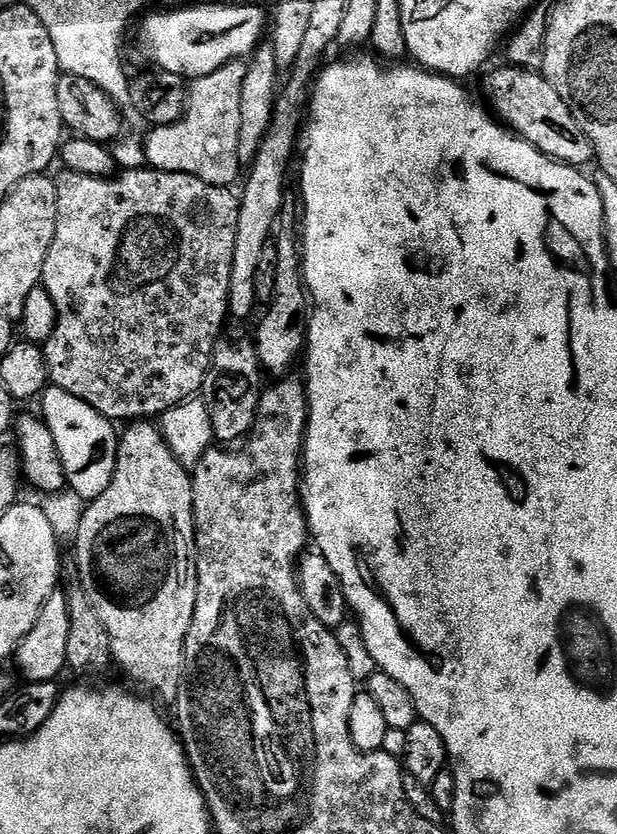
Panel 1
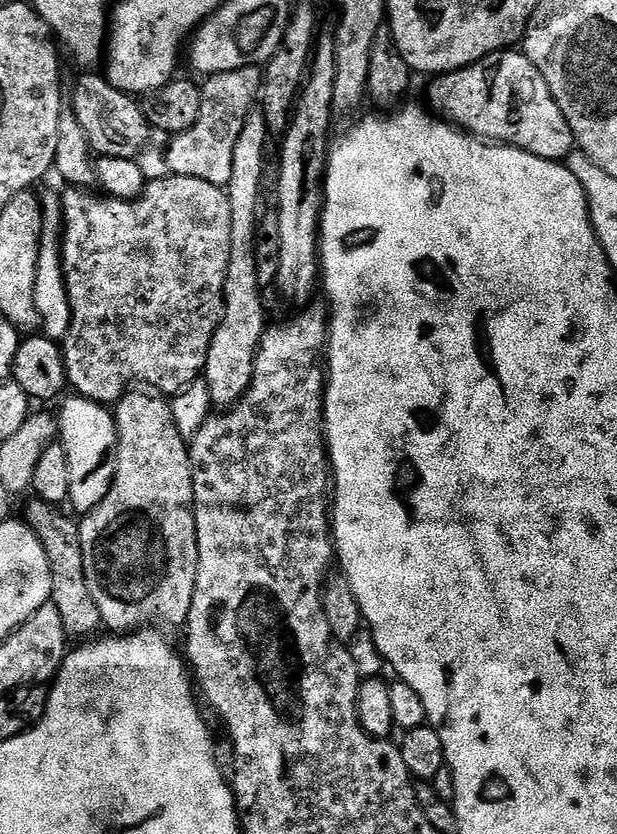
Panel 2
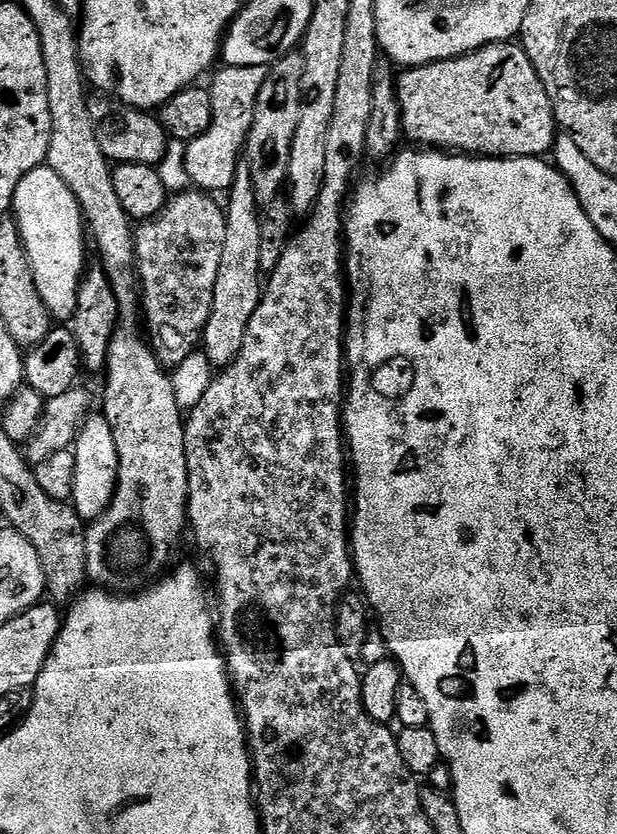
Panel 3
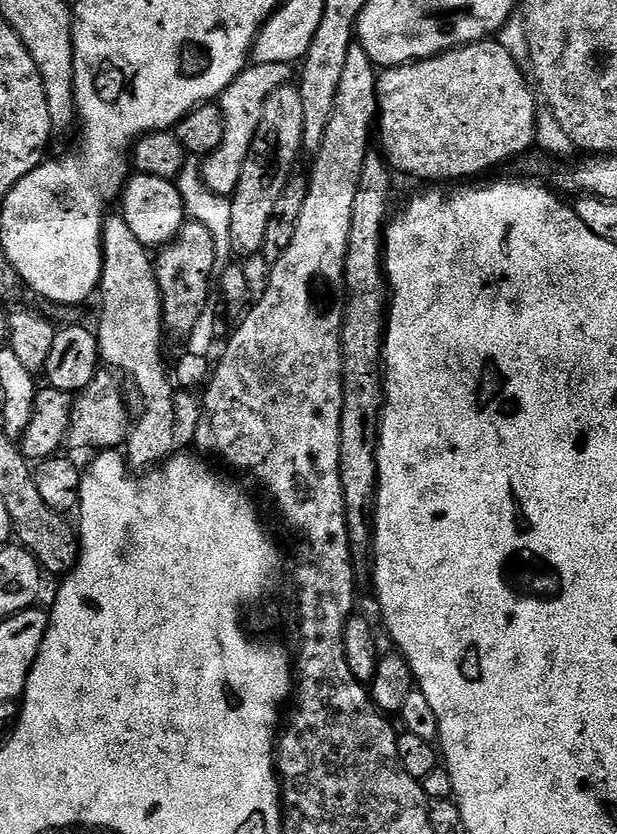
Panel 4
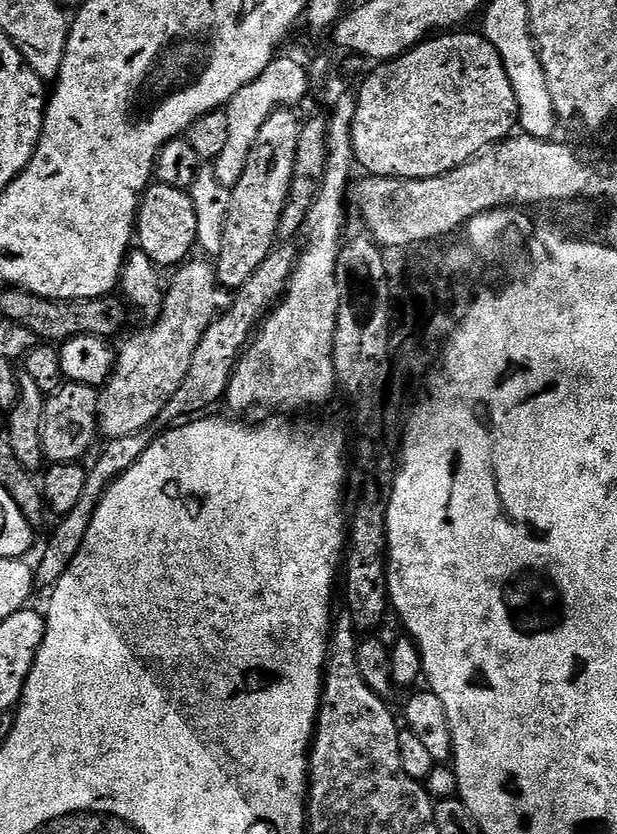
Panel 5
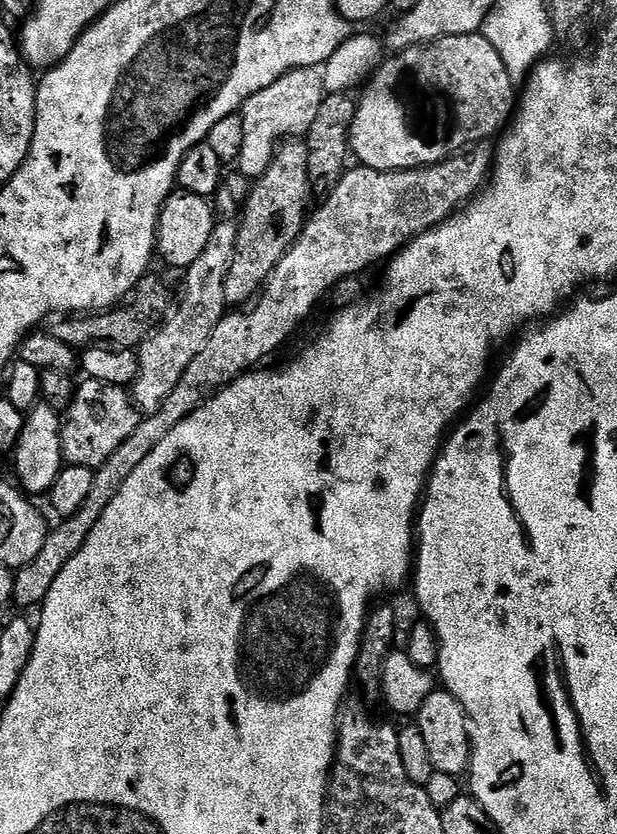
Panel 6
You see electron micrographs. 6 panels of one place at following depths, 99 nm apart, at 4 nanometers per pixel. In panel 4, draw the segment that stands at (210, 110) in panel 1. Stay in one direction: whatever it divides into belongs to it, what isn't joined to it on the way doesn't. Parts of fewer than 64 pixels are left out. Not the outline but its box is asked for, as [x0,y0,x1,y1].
[202,63,293,198]

